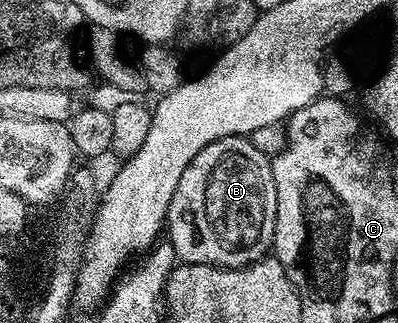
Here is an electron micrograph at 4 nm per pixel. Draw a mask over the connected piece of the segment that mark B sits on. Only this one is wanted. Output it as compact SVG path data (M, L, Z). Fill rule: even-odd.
M245 136L225 137L216 143L208 143L184 167L176 191L172 191L172 203L168 203L165 232L168 243L174 248L174 256L187 265L221 265L227 269L241 269L253 261L260 261L271 252L276 223L276 183L270 170L271 158L256 151Z

